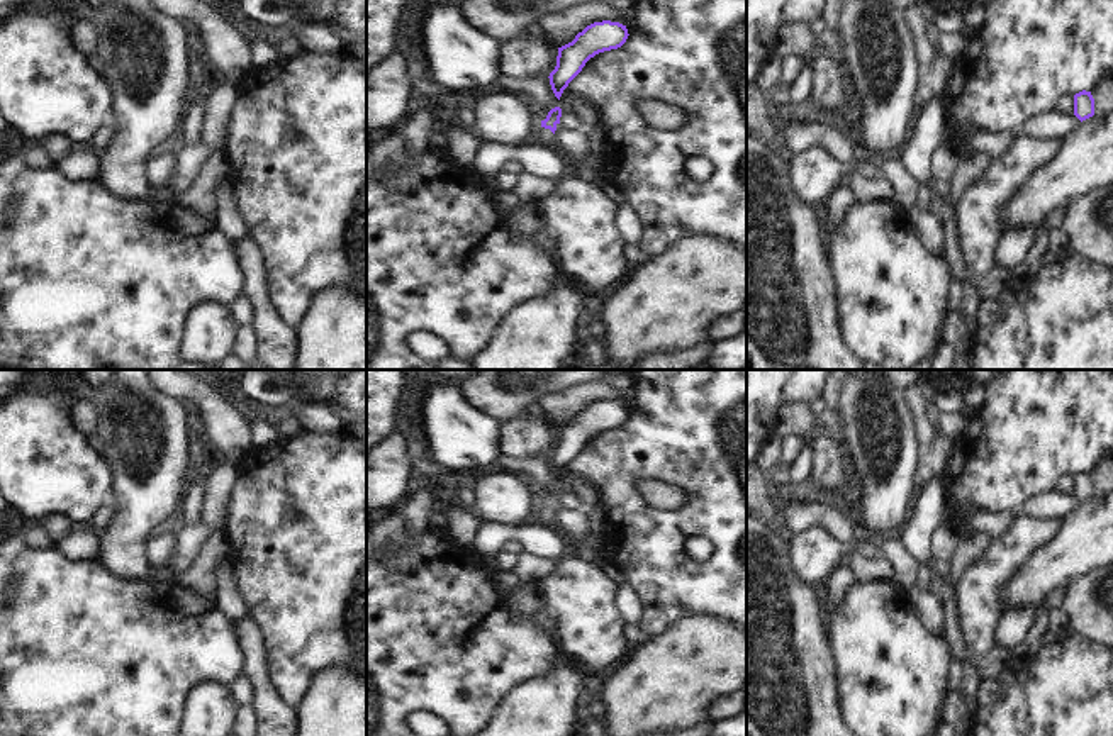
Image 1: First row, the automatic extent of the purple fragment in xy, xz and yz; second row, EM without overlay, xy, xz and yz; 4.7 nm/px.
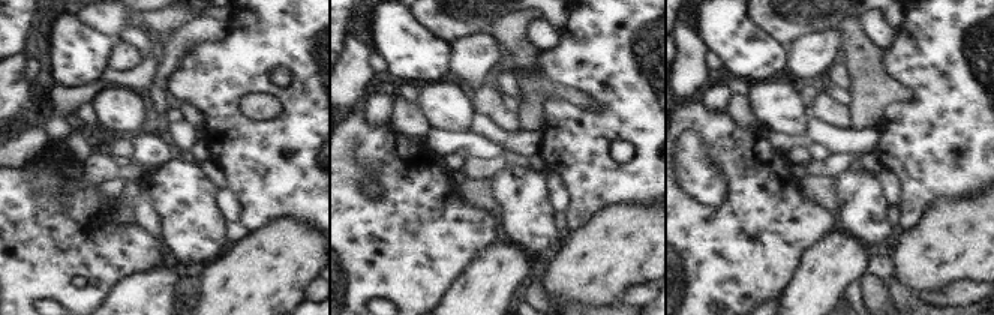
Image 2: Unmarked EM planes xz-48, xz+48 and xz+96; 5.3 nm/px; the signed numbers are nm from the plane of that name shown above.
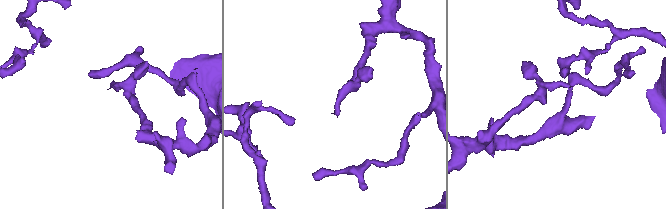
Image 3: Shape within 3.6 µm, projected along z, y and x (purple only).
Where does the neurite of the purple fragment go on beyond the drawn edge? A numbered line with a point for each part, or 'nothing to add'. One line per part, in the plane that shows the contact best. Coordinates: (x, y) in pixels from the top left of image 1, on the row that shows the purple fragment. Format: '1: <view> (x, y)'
1: xz (543, 138)

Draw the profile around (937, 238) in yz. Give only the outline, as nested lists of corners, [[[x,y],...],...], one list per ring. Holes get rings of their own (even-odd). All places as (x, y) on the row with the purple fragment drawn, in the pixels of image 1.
[[[911,205],[908,214],[916,226],[921,243],[930,253],[940,258],[954,254],[950,226],[942,224],[928,209],[916,205]]]

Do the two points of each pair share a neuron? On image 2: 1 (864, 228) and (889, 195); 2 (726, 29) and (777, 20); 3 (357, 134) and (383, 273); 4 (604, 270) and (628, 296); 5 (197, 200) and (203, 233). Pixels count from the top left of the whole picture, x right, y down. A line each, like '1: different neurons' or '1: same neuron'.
1: different neurons
2: different neurons
3: same neuron
4: different neurons
5: same neuron

